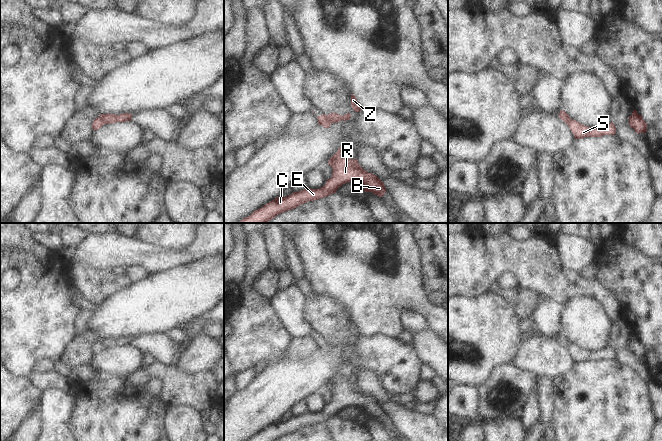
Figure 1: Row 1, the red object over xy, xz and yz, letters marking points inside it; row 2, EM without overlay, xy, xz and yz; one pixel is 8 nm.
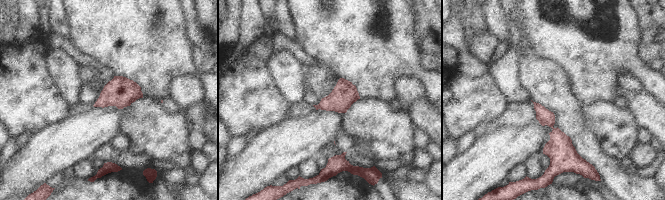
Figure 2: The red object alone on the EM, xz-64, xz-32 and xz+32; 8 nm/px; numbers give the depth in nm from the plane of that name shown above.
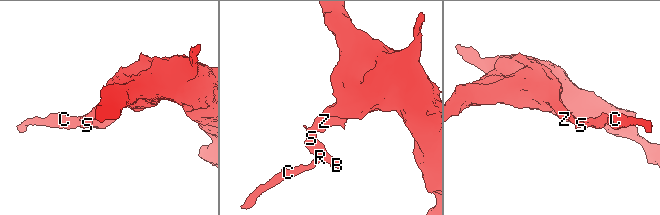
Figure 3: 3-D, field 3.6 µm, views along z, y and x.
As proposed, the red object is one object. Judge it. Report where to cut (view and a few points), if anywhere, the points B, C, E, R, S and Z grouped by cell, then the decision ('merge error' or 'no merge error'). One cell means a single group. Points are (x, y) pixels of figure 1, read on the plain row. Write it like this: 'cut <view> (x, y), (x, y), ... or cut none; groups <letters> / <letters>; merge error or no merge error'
cut xz (325, 339), (332, 346); groups B C E R S / Z; merge error

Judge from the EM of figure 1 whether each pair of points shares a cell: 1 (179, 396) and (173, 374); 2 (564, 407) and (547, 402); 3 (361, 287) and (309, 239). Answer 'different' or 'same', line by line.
1: same
2: different
3: same

